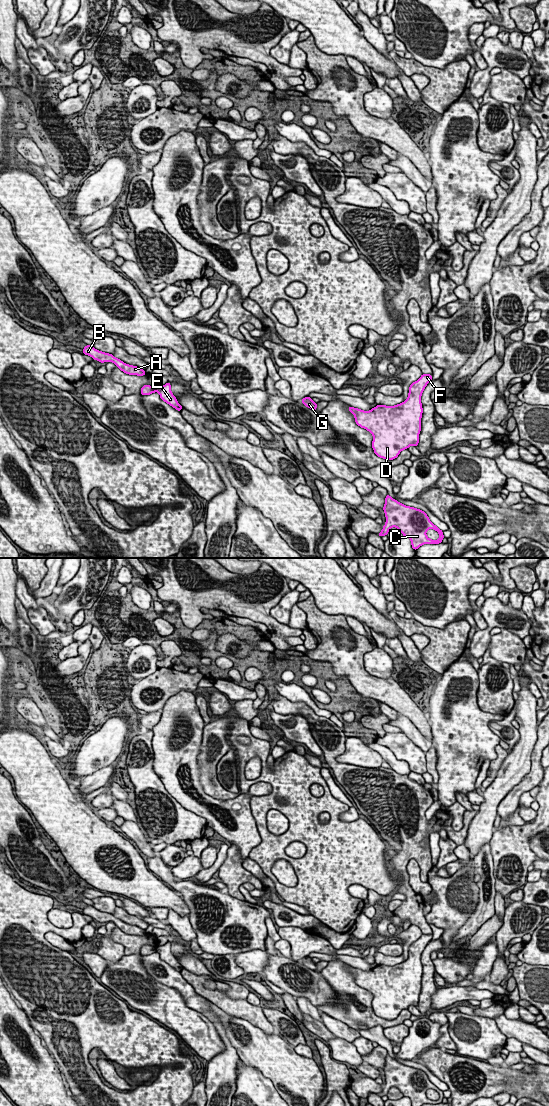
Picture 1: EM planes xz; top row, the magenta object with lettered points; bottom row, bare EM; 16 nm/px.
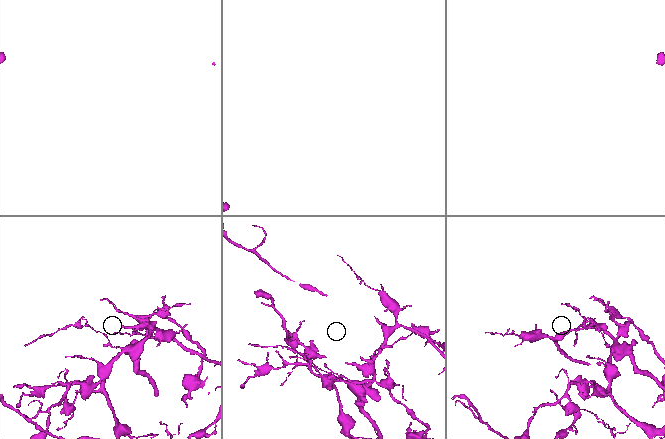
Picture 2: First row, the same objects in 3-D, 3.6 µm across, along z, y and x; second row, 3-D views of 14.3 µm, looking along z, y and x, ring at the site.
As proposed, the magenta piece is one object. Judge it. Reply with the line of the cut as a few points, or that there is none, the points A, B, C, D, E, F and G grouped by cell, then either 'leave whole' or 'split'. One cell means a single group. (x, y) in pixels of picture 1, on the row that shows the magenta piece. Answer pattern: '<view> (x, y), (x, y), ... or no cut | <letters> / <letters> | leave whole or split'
xz (155, 388), (156, 391) | A B / C D E F G | split

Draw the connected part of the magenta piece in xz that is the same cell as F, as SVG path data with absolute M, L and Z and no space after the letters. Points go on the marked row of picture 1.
M422 374L410 385L408 398L395 406L377 405L370 411L348 406L356 424L373 435L376 456L393 460L411 445L417 447L423 413L421 396L431 380L431 374Z

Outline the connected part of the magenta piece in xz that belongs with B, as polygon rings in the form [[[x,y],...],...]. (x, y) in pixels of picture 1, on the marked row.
[[[87,345],[83,348],[83,354],[91,356],[94,360],[101,363],[113,362],[121,371],[129,375],[144,376],[146,374],[145,370],[137,366],[126,364],[112,354],[101,352],[91,345]]]

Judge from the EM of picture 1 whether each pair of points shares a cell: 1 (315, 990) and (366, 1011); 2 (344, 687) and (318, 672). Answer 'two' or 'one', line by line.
1: two
2: one

